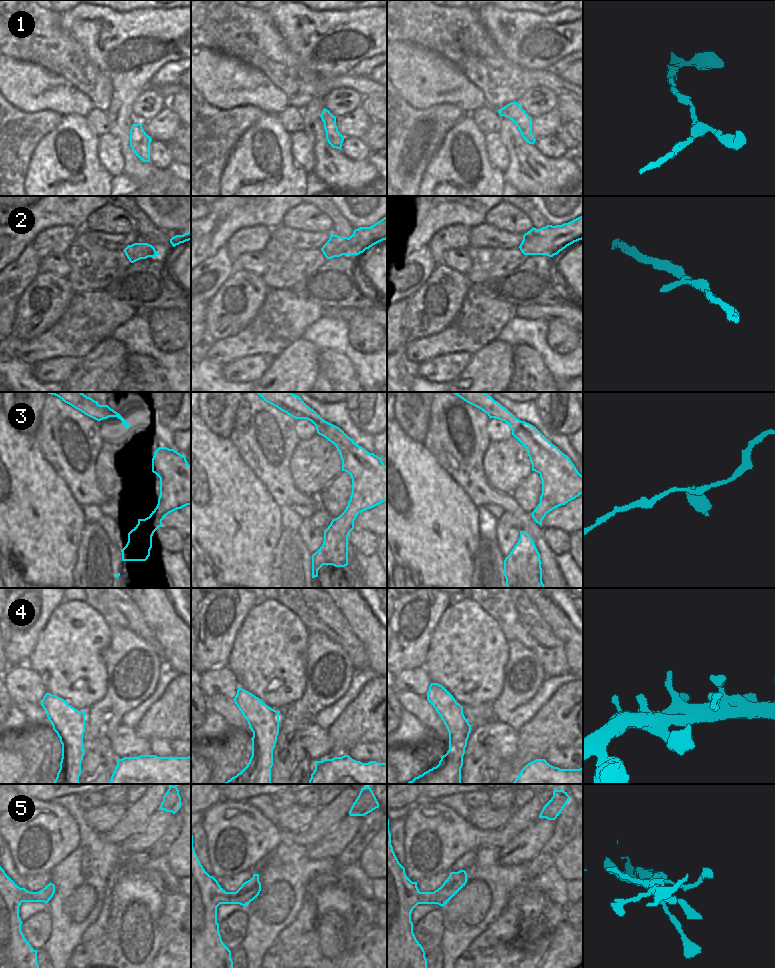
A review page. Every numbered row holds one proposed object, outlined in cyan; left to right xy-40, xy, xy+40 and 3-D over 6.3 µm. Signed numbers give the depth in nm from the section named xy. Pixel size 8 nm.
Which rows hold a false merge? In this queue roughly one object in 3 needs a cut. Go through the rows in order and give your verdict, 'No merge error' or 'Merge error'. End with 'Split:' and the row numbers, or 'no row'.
1: No merge error
2: Merge error
3: No merge error
4: No merge error
5: No merge error
Split: 2.

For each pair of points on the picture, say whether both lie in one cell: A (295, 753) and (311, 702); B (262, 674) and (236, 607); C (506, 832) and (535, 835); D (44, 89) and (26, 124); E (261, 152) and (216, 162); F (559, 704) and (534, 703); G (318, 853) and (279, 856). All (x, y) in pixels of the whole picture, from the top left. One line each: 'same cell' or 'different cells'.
A: same cell
B: different cells
C: different cells
D: different cells
E: different cells
F: different cells
G: different cells

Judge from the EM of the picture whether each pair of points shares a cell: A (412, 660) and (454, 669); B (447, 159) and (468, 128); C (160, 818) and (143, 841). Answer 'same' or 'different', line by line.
A: different
B: same
C: same

